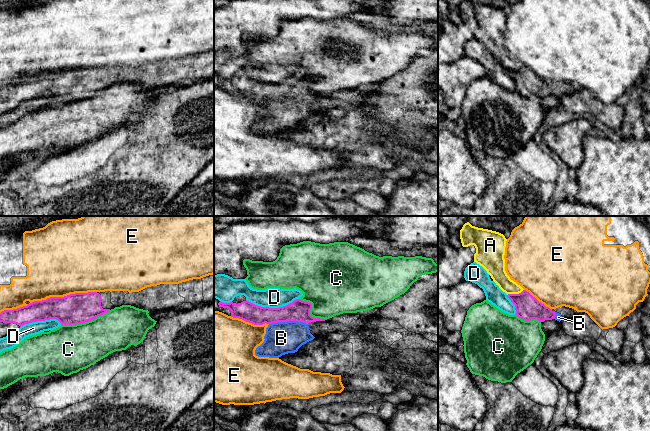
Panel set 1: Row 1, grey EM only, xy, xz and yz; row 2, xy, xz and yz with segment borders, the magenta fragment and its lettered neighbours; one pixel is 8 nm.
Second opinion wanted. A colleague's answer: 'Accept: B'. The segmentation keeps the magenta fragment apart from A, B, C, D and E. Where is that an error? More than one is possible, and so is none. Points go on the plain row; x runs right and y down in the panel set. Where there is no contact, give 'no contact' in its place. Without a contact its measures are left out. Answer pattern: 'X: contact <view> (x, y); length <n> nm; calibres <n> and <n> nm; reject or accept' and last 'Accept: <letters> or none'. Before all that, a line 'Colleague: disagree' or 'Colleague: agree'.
Colleague: agree
A: contact yz (515, 70); length 140 nm; calibres 200 and 140 nm; reject
B: contact xz (288, 96); length 320 nm; calibres 170 and 260 nm; accept
C: contact xy (85, 97); length 420 nm; calibres 240 and 380 nm; reject
D: contact xz (272, 84); length 420 nm; calibres 170 and 160 nm; reject
E: contact xy (48, 74); length 800 nm; calibres 240 and 460 nm; reject
Accept: B

